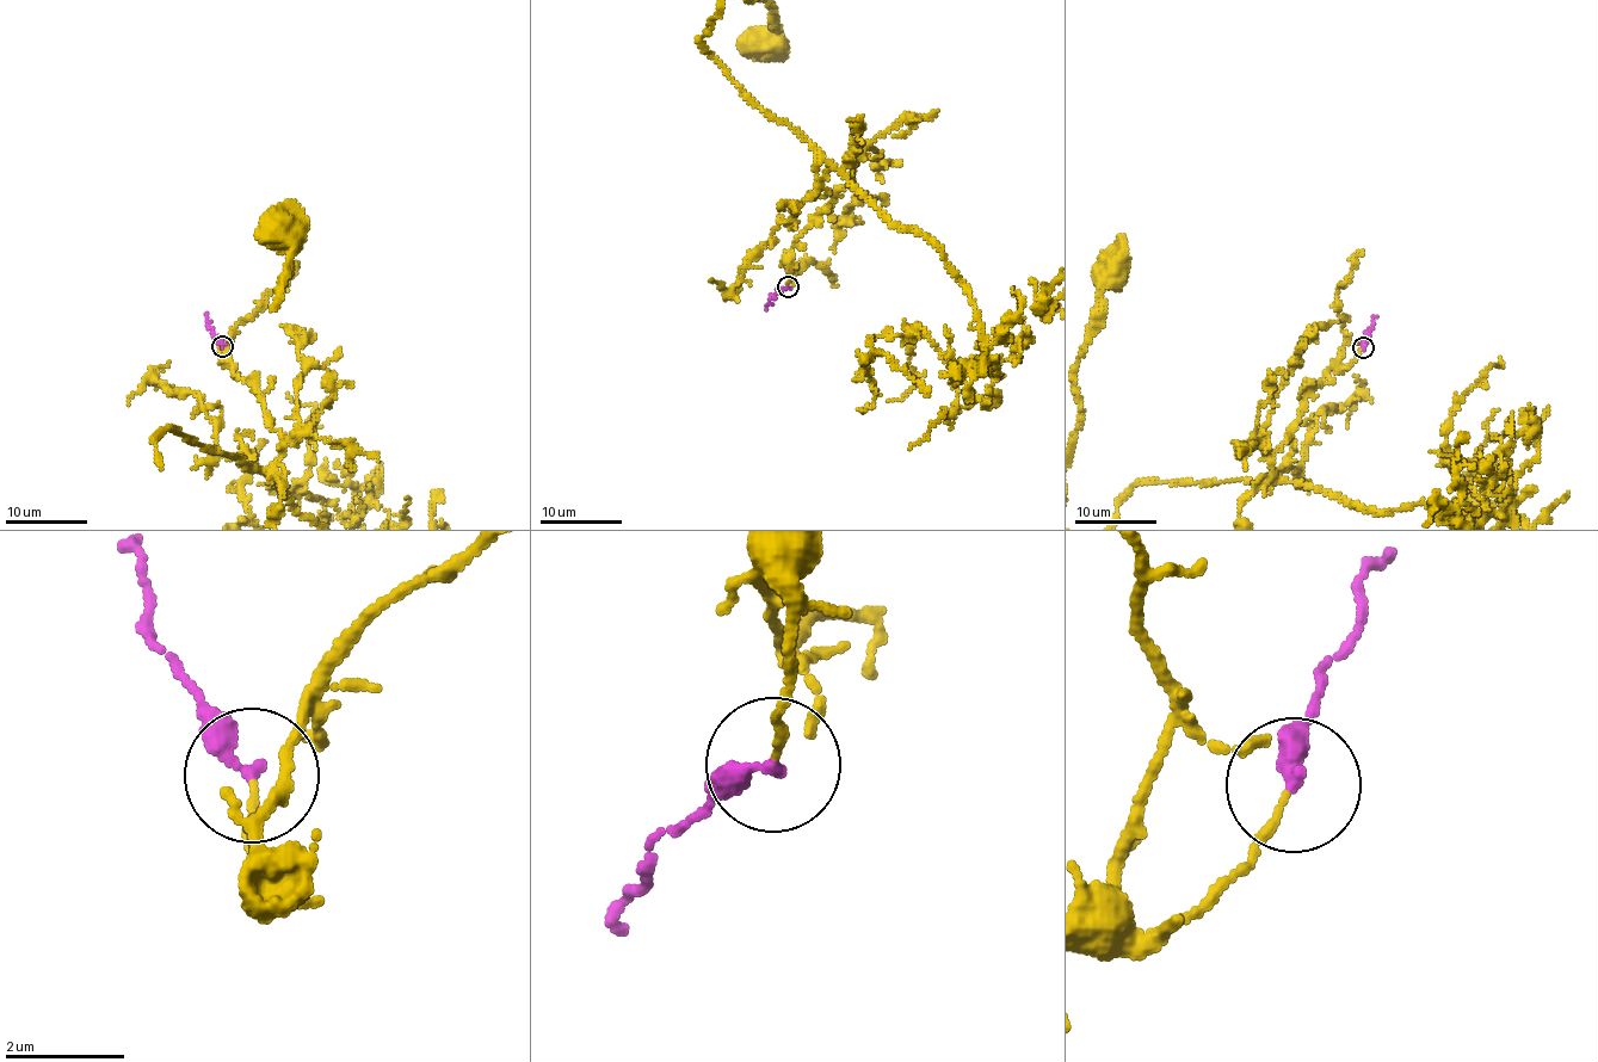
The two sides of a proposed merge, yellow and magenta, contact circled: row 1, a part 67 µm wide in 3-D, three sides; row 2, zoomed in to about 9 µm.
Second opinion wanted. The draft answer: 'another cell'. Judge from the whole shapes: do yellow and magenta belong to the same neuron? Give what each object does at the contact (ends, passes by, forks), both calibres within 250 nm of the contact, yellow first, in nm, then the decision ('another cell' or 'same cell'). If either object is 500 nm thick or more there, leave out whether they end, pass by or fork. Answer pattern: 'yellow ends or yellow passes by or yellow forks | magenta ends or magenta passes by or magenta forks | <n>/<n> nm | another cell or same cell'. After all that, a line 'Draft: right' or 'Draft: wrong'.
yellow passes by | magenta ends | 90/320 nm | same cell
Draft: wrong

